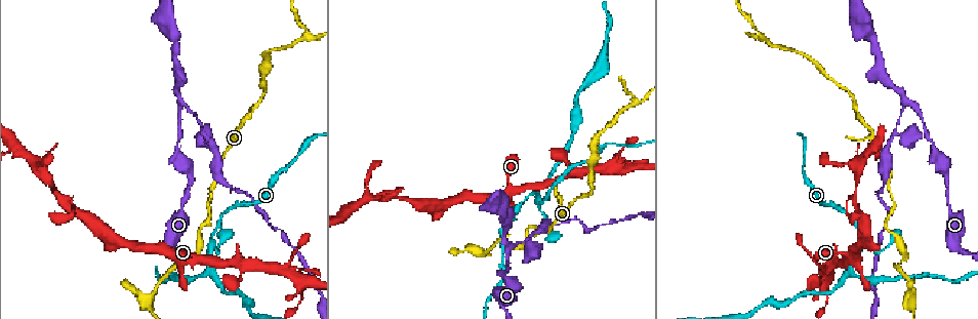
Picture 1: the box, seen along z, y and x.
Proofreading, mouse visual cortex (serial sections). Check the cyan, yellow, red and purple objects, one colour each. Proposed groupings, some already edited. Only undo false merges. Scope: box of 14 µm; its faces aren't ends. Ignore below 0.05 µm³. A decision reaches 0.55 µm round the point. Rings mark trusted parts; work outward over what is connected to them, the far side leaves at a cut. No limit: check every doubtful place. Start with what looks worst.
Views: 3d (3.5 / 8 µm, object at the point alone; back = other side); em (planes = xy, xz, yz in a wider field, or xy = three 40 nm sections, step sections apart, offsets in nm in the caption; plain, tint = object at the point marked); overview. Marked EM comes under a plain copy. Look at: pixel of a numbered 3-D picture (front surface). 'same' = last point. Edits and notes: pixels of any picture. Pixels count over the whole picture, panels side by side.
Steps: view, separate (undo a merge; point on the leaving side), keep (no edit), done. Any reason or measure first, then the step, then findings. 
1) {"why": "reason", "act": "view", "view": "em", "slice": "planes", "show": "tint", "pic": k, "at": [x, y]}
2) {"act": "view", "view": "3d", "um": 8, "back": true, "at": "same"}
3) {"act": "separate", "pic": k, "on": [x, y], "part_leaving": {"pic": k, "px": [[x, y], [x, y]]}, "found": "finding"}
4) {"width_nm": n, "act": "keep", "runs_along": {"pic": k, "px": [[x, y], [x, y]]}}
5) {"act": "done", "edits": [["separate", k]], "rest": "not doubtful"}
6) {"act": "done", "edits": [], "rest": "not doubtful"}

{"why": "abrupt turn", "act": "view", "view": "3d", "um": 3.5, "pic": 1, "at": [913, 294]}

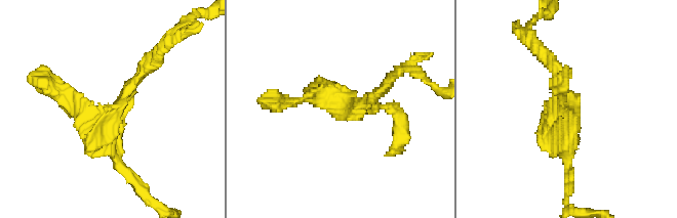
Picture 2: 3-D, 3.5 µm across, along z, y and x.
{"act": "view", "view": "em", "slice": "planes", "show": "tint", "pic": 2, "at": [108, 118]}

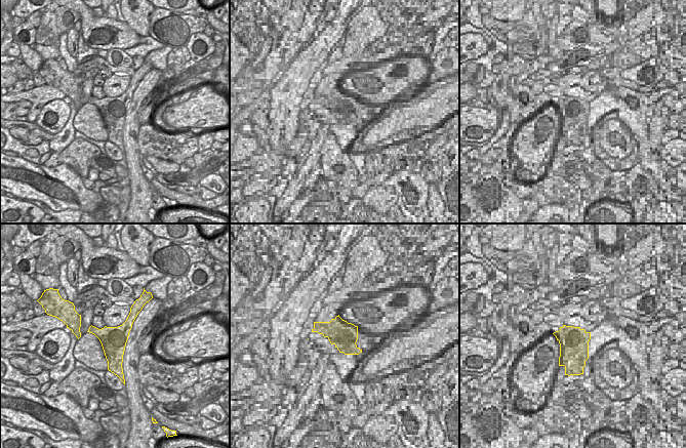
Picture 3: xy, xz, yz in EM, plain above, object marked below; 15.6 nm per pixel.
{"width_nm": 400, "act": "keep", "runs_along": {"pic": 2, "px": [[149, 66], [108, 116], [48, 87]]}, "found": "all the same cell"}

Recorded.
{"why": "a fork", "act": "view", "view": "3d", "um": 3.5, "pic": 1, "at": [209, 267]}

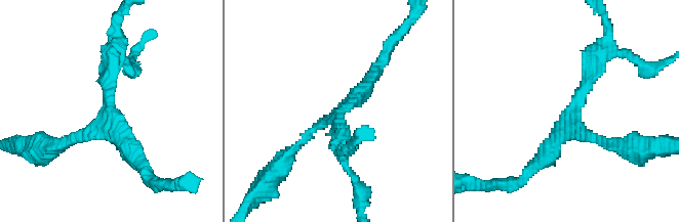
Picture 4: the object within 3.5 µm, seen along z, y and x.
{"arms": 3, "arm_widths_nm": [150, 250, 250], "act": "view", "view": "em", "slice": "planes", "show": "tint", "pic": 4, "at": [108, 110]}

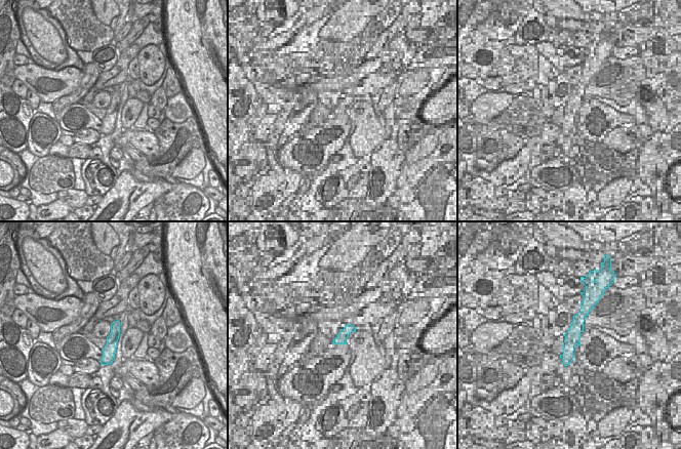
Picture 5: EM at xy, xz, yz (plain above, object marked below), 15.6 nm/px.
{"act": "keep", "runs_along": {"pic": 5, "px": [[117, 324], [109, 356], [104, 362]]}, "found": "one cell here"}

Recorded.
{"act": "view", "view": "em", "slice": "xy", "step": 3, "show": "tint", "pic": 1, "at": [179, 103]}

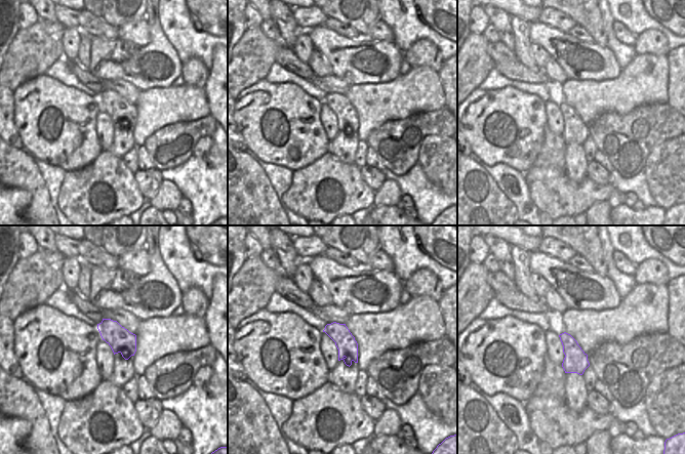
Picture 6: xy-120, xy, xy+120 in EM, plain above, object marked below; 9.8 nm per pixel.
{"why": "see where the arms go", "act": "view", "view": "3d", "um": 3.5, "at": "same"}

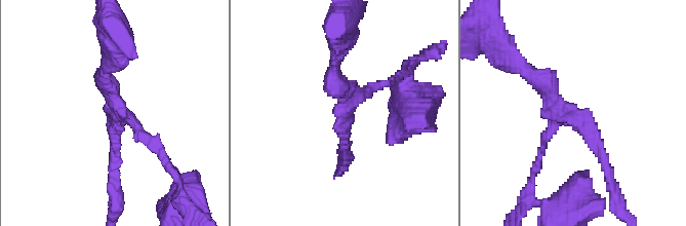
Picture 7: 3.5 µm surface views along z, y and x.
{"arm_widths_nm": [150, 150, 300], "act": "keep", "runs_along": {"pic": 7, "px": [[607, 171], [550, 88], [520, 67]]}, "found": "one cell here"}

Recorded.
{"why": "sharp bend", "act": "view", "view": "3d", "um": 3.5, "pic": 1, "at": [632, 104]}

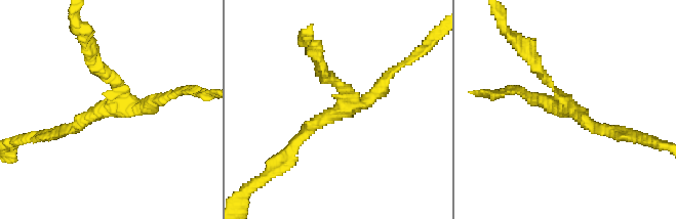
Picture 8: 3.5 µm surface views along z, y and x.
{"arms": 3, "arm_widths_nm": [150, 150, 200], "why": "shape alone is not enough", "act": "view", "view": "em", "slice": "xy", "step": 2, "show": "tint", "pic": 8, "at": [340, 107]}

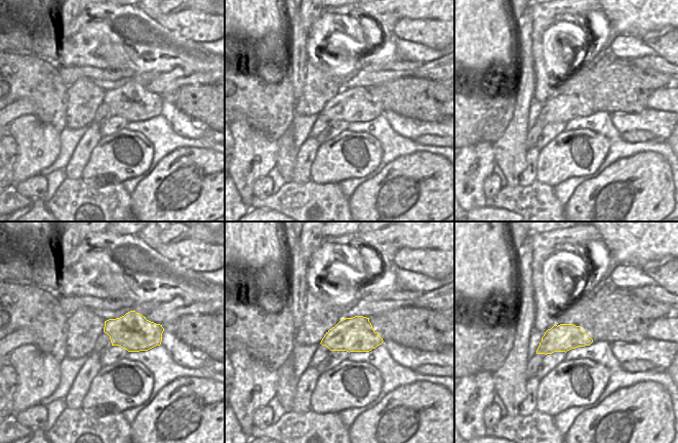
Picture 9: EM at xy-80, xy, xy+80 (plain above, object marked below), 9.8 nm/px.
{"act": "keep", "runs_along": {"pic": 8, "px": [[605, 131], [595, 131], [529, 55]]}, "found": "all the same cell"}

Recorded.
{"why": "abrupt turn", "act": "view", "view": "3d", "um": 3.5, "pic": 1, "at": [396, 198]}

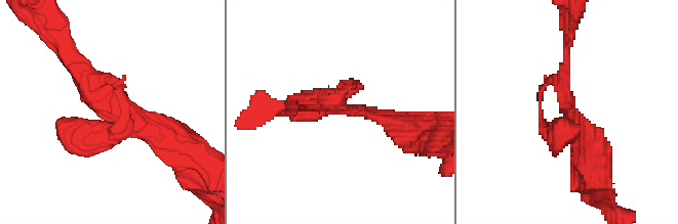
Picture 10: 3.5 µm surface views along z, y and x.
{"arms": 3, "arm_widths_nm": [200, 250, 350], "act": "view", "view": "em", "slice": "xy", "step": 2, "show": "tint", "pic": 10, "at": [346, 111]}

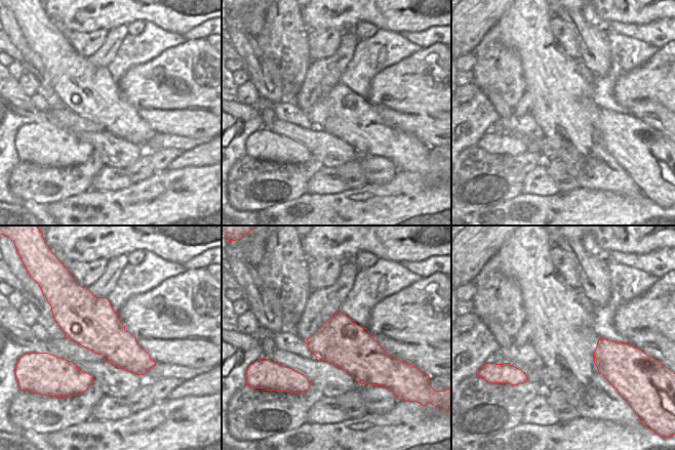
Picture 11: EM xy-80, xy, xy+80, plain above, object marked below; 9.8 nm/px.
{"act": "keep", "runs_along": {"pic": 10, "px": [[173, 139], [104, 104], [72, 57]]}, "found": "one cell here"}

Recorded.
{"act": "done", "edits": [], "rest": "not doubtful"}

